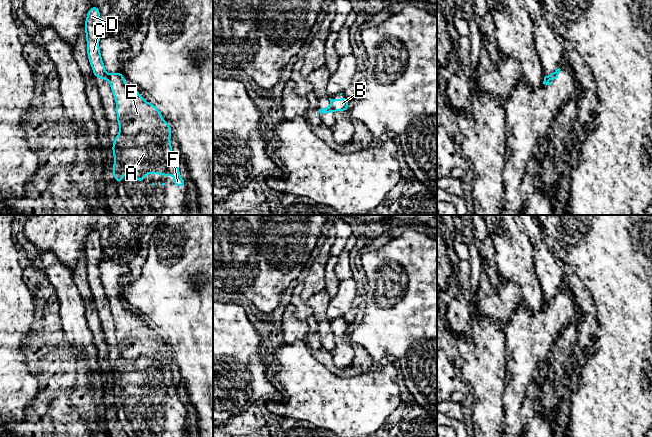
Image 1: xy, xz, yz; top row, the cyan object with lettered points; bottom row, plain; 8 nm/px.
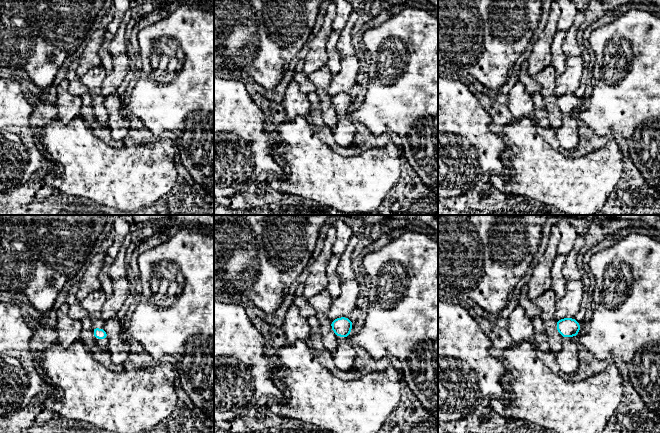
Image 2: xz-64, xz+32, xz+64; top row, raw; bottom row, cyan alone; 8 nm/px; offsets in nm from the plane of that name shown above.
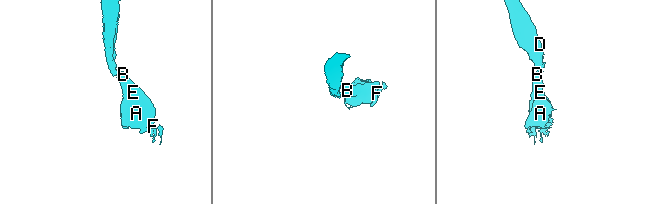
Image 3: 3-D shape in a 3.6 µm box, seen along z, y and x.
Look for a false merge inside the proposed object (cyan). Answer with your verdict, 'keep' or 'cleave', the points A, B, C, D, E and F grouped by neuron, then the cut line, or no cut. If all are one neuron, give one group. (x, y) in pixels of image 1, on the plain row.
cleave; groups A B E F / C D; cut xy (107, 298), (109, 303)

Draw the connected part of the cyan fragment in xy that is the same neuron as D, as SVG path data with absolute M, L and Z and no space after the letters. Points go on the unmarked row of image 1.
M97 230L91 231L88 234L84 254L87 265L87 279L94 301L99 301L102 304L109 304L99 271L99 264L103 256L103 251L100 244L100 234Z

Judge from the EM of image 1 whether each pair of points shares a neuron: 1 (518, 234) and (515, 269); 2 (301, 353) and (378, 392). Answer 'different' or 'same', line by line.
1: same
2: same

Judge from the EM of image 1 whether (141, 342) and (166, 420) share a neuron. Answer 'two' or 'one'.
one

